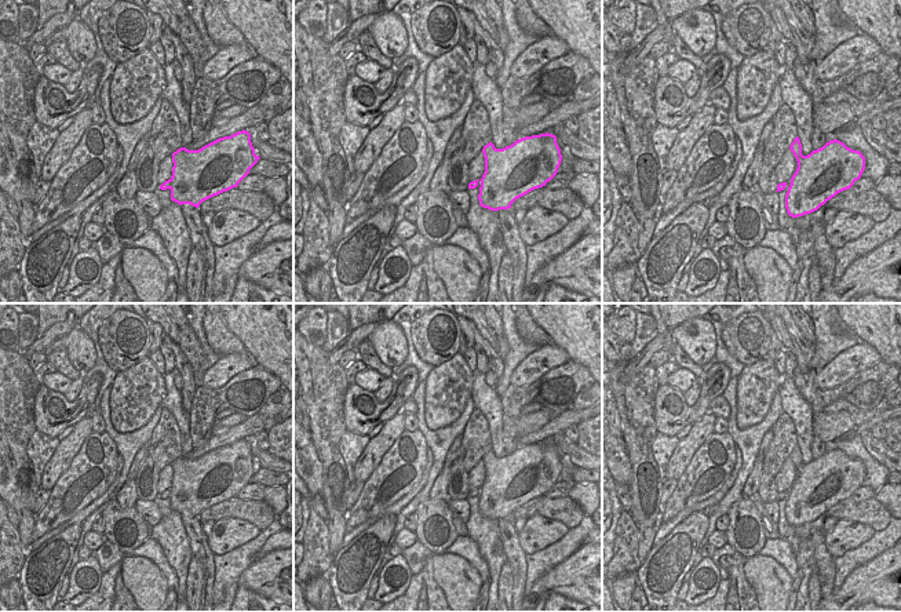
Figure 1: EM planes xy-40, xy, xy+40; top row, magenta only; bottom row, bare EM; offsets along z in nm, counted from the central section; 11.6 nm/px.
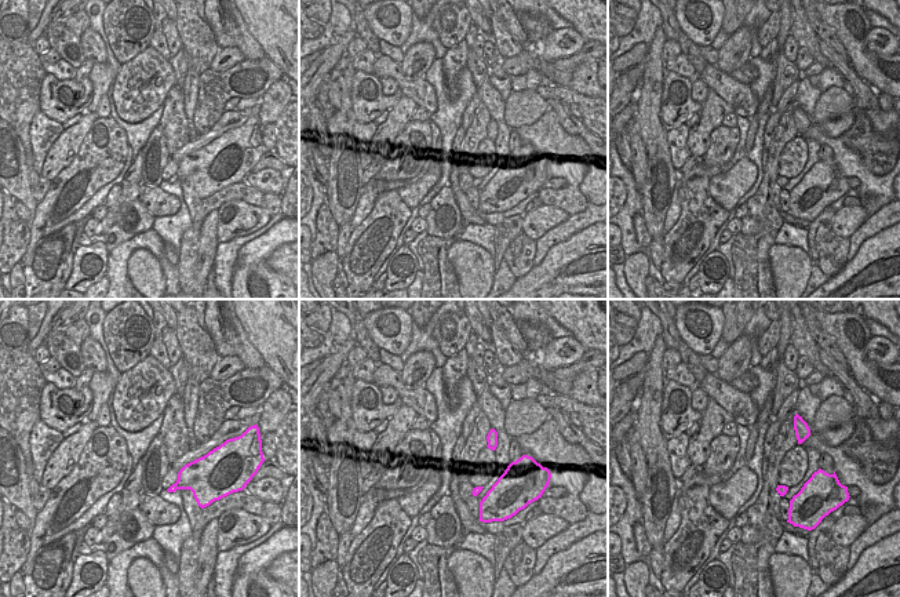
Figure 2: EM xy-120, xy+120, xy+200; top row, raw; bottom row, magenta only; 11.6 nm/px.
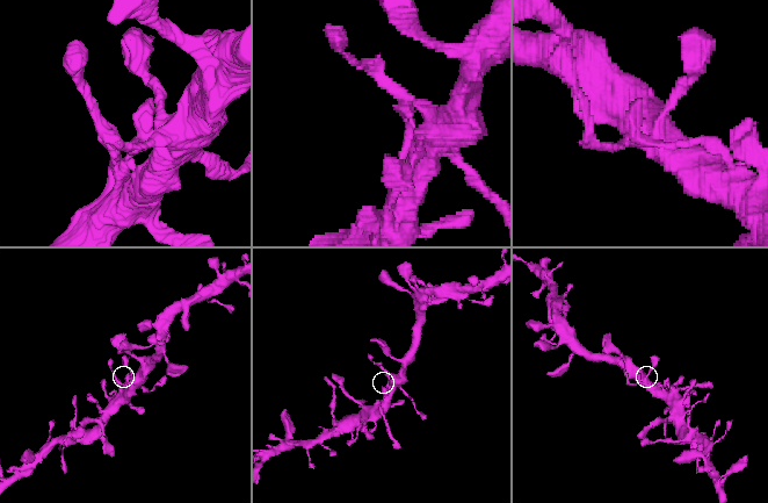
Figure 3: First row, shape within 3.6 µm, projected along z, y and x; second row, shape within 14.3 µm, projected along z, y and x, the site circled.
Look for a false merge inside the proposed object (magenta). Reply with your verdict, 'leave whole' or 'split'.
leave whole

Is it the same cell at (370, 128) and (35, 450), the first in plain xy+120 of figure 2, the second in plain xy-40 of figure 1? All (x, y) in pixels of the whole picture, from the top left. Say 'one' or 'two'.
one

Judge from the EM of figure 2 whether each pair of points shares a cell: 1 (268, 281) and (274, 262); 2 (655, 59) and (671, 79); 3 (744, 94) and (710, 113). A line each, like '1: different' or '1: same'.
1: different
2: different
3: different

